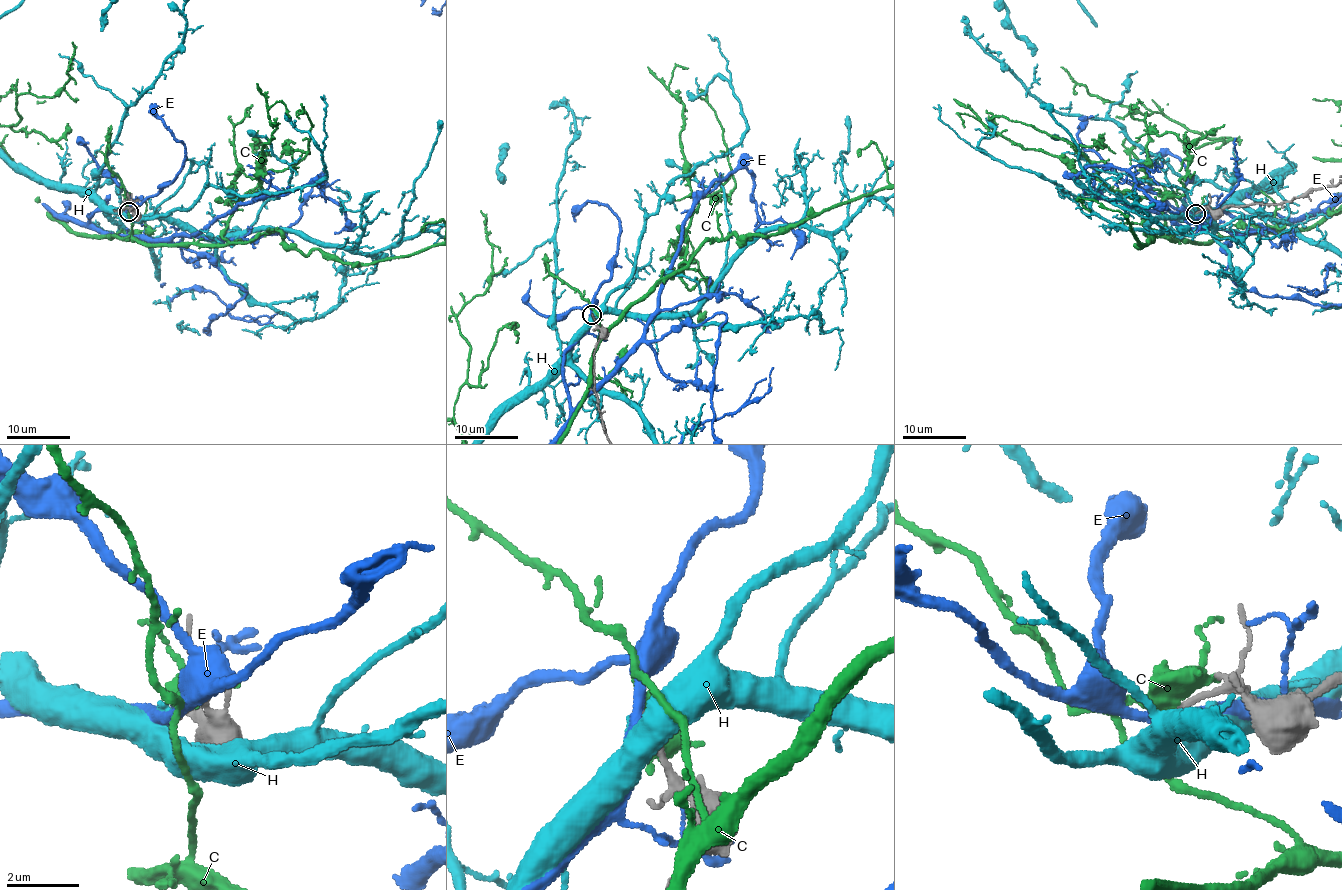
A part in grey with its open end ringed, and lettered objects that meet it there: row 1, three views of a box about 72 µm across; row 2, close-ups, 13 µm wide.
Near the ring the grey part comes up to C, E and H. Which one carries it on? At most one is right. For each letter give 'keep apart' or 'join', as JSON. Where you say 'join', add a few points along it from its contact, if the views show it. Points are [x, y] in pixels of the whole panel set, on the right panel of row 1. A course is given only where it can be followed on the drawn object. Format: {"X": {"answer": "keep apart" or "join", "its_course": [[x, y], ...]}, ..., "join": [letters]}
{"C": {"answer": "keep apart"}, "E": {"answer": "keep apart"}, "H": {"answer": "keep apart"}, "join": []}

